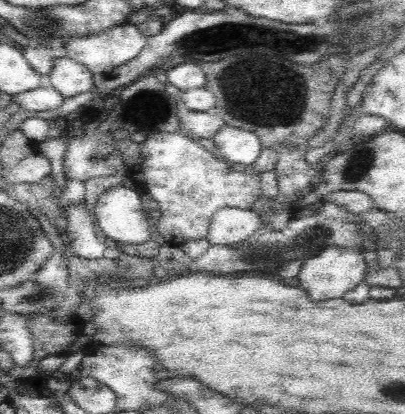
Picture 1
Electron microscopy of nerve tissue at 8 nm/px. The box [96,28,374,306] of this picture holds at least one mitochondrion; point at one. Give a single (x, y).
(149, 105)

